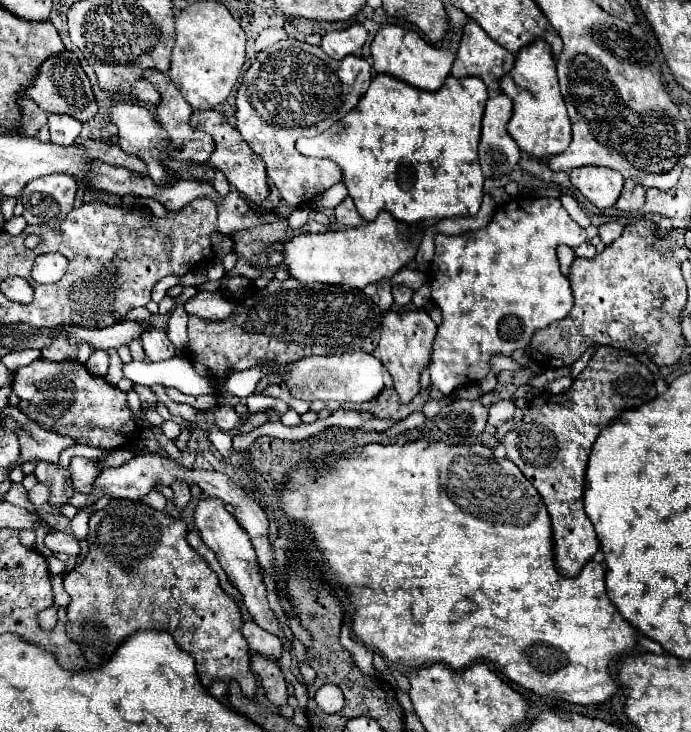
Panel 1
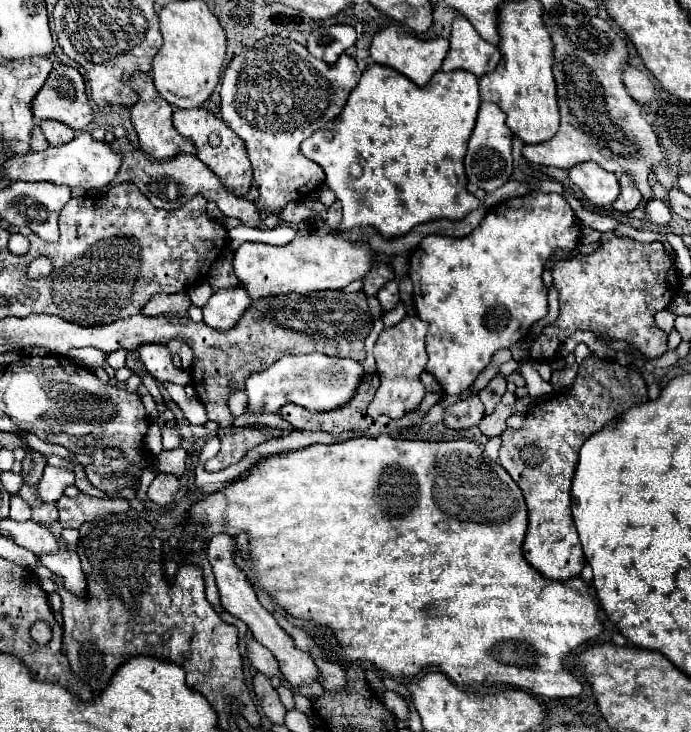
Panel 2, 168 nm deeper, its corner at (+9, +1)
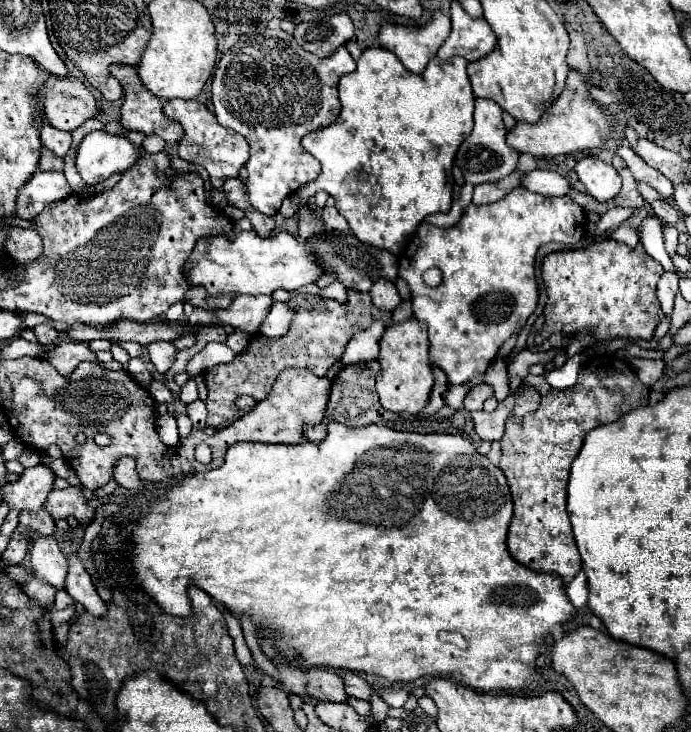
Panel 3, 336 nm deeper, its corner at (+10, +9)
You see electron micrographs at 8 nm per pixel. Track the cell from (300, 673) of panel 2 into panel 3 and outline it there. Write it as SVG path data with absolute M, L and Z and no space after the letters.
M308 668L304 670L308 678L308 694L314 700L328 702L348 702L348 694L344 690L344 680L328 668Z

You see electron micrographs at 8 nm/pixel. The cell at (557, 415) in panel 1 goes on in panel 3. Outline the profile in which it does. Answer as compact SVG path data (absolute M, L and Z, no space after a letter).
M602 356L602 358L592 358L580 368L578 382L572 388L566 390L550 390L548 394L542 396L540 408L532 414L526 414L522 418L508 418L506 420L506 432L500 440L502 444L502 460L500 468L508 480L510 486L510 496L514 502L514 516L508 528L508 538L506 546L512 558L516 562L524 564L530 570L538 572L554 572L562 578L564 584L568 584L580 570L580 554L574 544L572 536L572 526L568 520L566 512L566 486L568 486L568 474L570 466L576 458L576 454L582 448L584 436L594 430L600 424L610 424L630 412L632 408L640 408L648 404L648 388L638 380L638 376L628 368L626 362L618 360L616 356Z

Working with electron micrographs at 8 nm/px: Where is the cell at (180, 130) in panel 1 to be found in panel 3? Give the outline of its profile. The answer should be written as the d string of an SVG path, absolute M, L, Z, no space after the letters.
M112 64L110 68L110 74L122 84L122 90L124 90L124 102L122 102L122 120L120 124L126 128L126 130L136 130L136 132L142 132L146 136L150 134L156 134L160 138L164 138L168 144L176 144L180 138L182 138L182 126L170 118L166 118L162 114L162 102L152 96L142 84L140 84L140 78L138 78L138 72L134 66L126 66L126 64Z

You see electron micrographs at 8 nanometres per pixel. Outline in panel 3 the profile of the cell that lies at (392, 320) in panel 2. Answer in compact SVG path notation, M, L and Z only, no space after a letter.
M374 320L374 324L368 330L354 334L350 338L340 362L344 366L348 366L348 364L360 364L360 362L376 360L378 358L378 342L382 338L382 332L384 332L384 322Z

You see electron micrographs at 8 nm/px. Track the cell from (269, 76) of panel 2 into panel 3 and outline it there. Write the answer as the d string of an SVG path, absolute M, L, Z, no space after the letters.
M276 28L258 30L258 32L234 32L228 36L216 36L220 62L214 72L214 80L210 86L214 116L220 126L232 128L240 132L250 144L250 158L246 162L248 178L246 178L246 192L250 204L268 216L274 216L284 198L292 196L302 184L312 182L320 174L320 164L314 156L306 154L300 146L302 136L308 132L320 130L322 126L330 126L340 114L340 100L338 100L338 80L356 70L356 62L348 54L348 50L338 48L328 58L318 58L306 52L302 46L296 44L293 35Z

